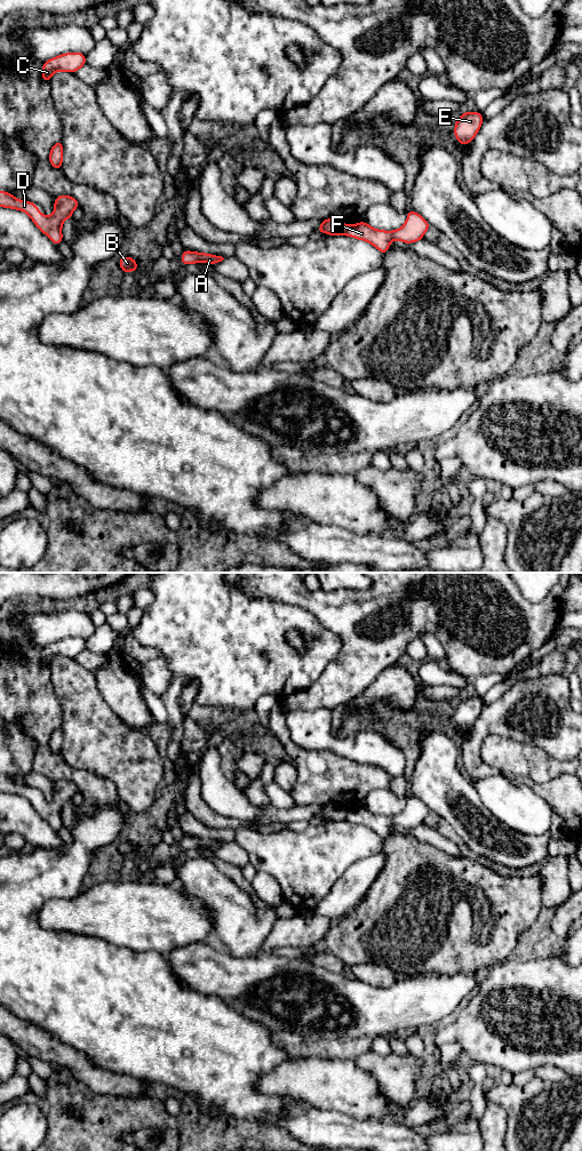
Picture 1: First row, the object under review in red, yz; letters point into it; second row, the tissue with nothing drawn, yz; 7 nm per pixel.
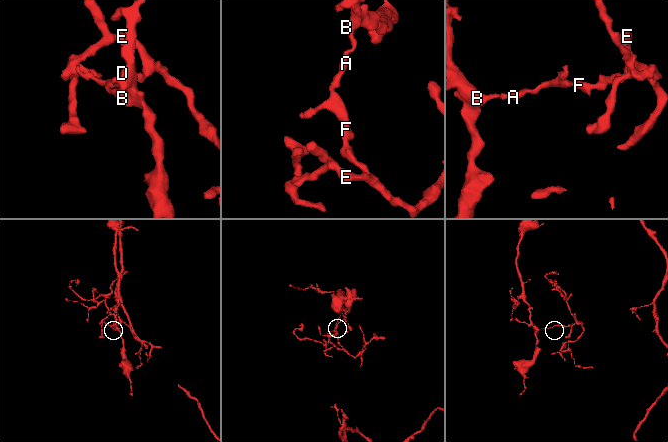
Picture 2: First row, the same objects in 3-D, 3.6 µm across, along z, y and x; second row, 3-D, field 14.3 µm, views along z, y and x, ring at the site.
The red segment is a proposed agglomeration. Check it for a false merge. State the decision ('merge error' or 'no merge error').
merge error

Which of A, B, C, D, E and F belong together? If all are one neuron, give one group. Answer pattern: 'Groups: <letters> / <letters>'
Groups: A B C D / E F

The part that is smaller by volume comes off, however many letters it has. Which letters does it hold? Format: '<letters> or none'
E, F

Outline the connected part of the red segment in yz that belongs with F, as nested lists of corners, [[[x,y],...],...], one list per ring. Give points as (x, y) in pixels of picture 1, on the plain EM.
[[[408,796],[407,806],[399,815],[376,815],[364,806],[357,809],[346,810],[345,820],[372,829],[382,840],[385,840],[392,825],[400,825],[406,829],[416,828],[423,824],[423,821],[429,813],[430,809],[420,799]]]

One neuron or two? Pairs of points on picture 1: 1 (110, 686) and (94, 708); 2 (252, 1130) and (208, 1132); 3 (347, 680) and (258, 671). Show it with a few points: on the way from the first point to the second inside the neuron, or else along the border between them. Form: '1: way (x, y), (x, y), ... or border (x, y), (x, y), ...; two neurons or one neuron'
1: border (93, 672), (102, 698), (119, 718); two neurons
2: way (241, 1132), (218, 1132); one neuron
3: border (336, 655), (309, 688), (297, 692); two neurons

